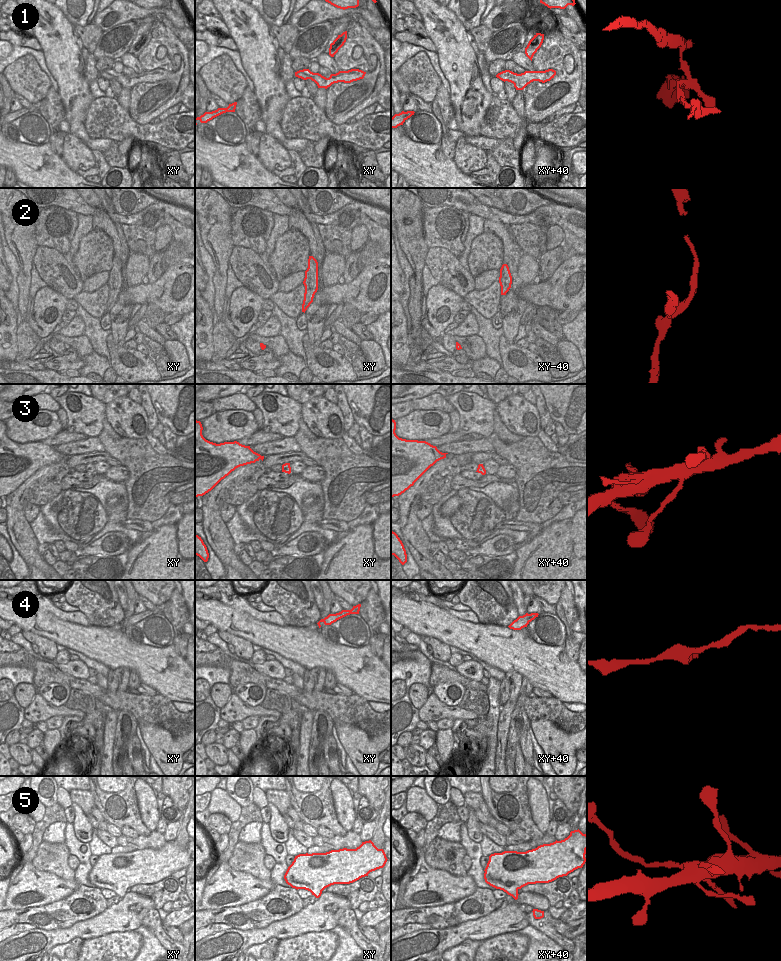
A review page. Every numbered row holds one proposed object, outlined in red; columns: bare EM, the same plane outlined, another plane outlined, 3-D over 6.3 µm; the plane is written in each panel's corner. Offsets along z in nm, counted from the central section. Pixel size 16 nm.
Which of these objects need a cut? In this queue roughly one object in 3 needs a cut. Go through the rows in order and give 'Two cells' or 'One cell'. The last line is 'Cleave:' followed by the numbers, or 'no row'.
1: Two cells
2: One cell
3: One cell
4: One cell
5: One cell
Cleave: 1.

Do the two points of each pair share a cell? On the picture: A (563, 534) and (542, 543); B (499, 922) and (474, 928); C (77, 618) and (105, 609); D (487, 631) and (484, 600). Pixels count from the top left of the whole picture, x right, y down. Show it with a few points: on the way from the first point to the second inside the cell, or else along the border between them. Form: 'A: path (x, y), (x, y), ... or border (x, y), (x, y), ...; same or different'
A: path (558, 539), (554, 543), (547, 543); same
B: path (493, 924), (480, 928); same
C: border (79, 610), (90, 624); different
D: border (479, 622), (507, 627); different

